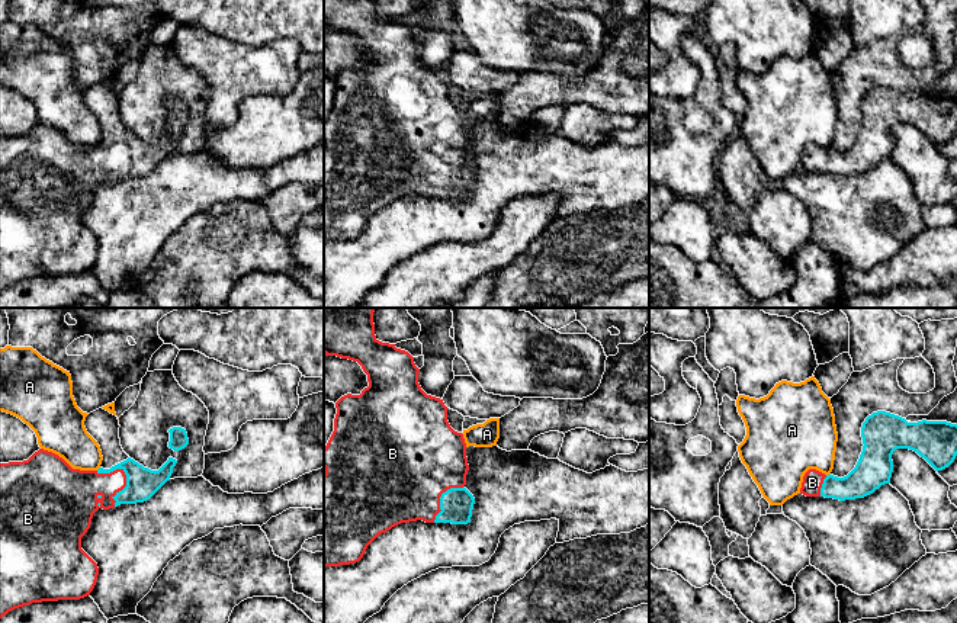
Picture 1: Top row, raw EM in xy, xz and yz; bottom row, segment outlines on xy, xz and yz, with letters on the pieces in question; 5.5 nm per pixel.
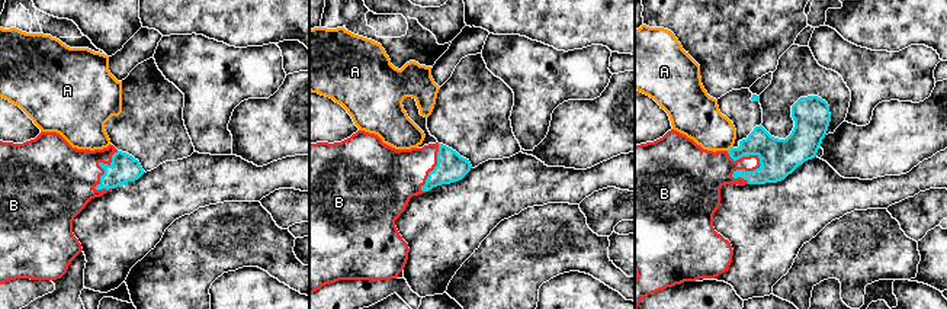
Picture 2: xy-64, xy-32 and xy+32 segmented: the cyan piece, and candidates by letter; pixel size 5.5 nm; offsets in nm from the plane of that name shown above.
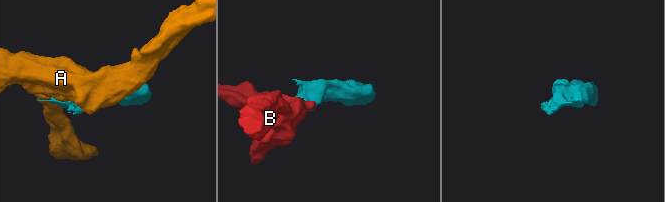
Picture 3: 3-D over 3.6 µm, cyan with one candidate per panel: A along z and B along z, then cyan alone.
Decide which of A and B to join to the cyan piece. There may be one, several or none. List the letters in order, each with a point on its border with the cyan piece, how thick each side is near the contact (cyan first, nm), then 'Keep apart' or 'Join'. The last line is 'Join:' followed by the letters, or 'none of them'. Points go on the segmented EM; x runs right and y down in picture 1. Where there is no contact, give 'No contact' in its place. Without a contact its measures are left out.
A: Touches cyan at yz (829, 474). Thickness 200 nm (cyan) against 360 nm. Keep apart
B: Touches cyan at xy (125, 474). Thickness 180 nm (cyan) against 190 nm. Join
Join: B

